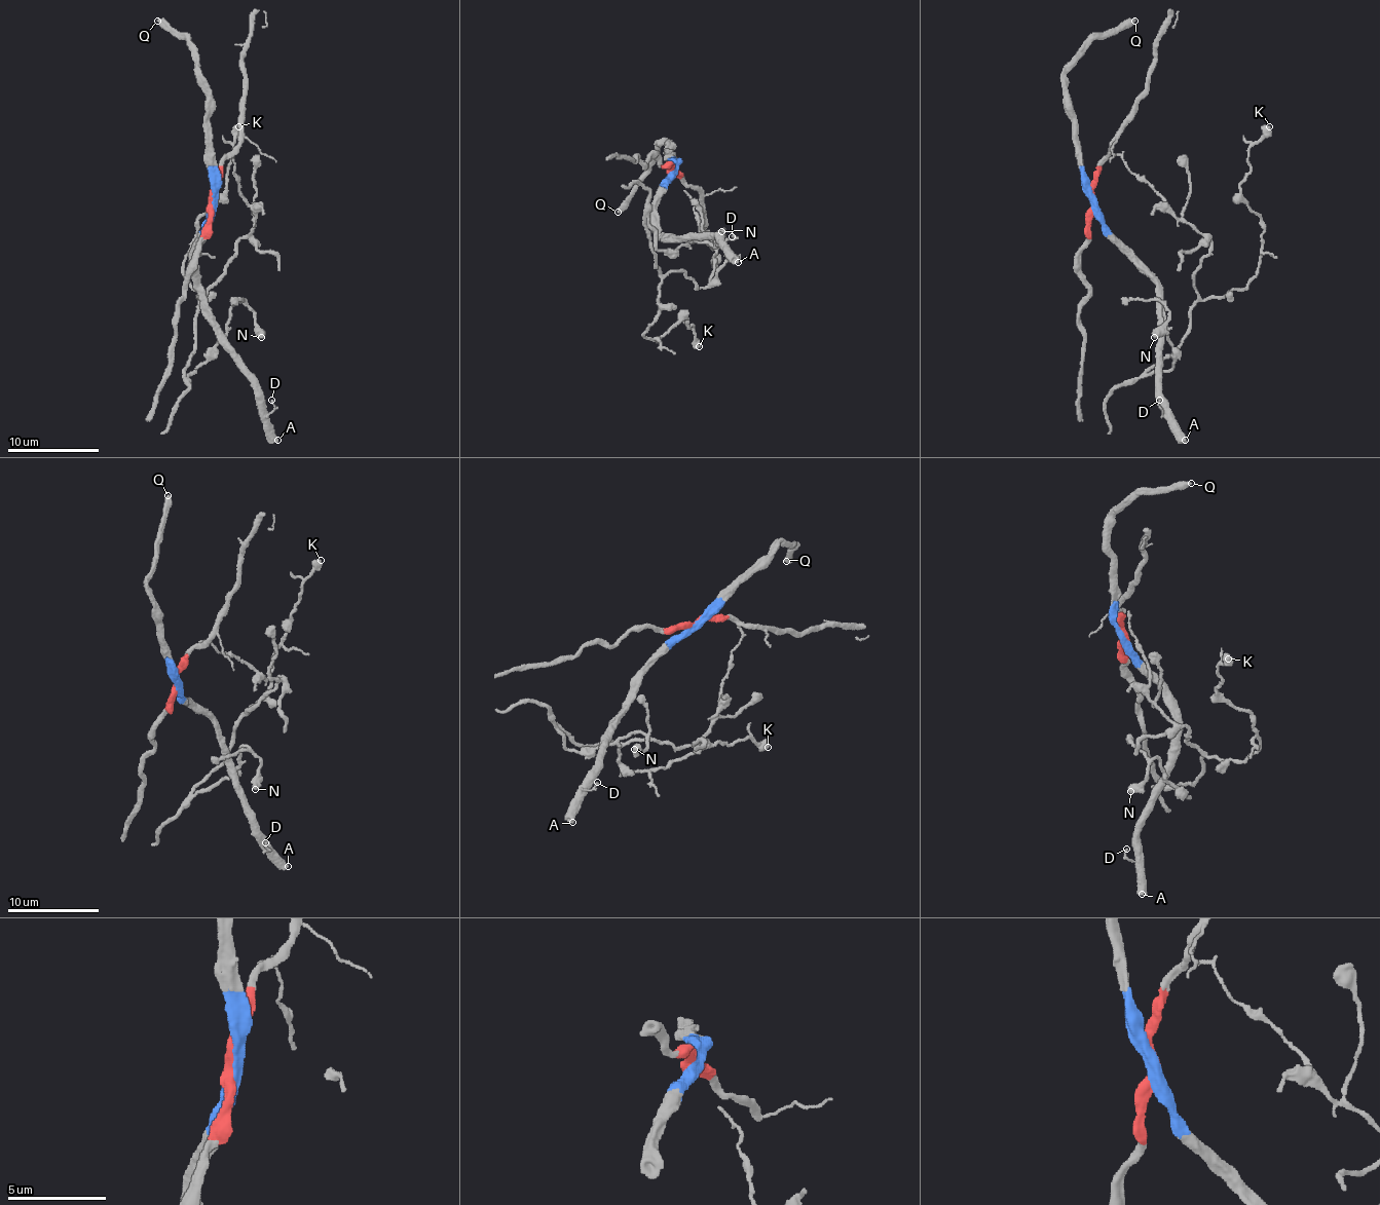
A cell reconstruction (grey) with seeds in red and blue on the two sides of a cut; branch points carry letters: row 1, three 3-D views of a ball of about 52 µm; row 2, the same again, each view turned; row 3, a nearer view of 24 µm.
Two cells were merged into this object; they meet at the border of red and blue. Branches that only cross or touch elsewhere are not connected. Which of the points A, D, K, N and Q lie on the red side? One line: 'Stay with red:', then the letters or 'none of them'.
Stay with red: K, N

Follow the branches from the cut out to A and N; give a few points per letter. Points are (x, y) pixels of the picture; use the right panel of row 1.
A: (1094, 201), (1094, 217), (1158, 290), (1158, 388), (1169, 424), (1186, 441)
N: (1092, 201), (1098, 166), (1119, 155), (1210, 237), (1190, 331), (1149, 370), (1169, 370), (1165, 301), (1154, 338)

